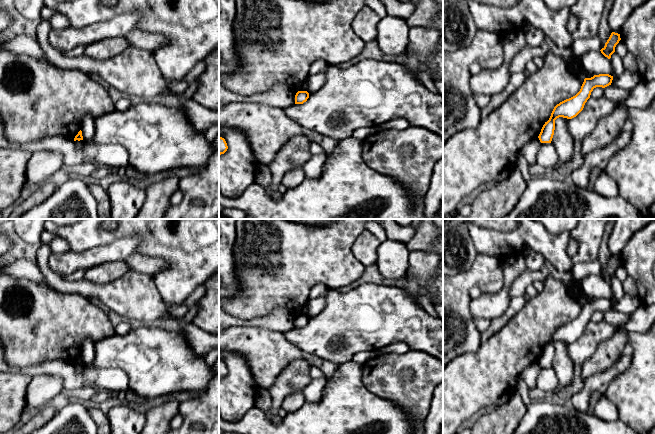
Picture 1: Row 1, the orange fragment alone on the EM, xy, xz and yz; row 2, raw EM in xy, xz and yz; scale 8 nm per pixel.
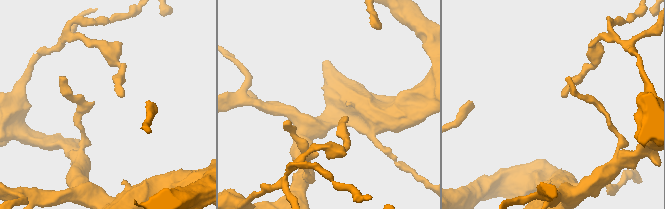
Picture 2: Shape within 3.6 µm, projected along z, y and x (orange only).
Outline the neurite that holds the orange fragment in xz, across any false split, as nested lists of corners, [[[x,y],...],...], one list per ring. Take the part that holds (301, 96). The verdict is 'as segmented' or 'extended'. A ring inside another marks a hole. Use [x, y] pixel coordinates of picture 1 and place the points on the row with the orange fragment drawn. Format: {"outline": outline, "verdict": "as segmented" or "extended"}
{"outline": [[[298,91],[295,95],[295,104],[303,104],[309,98],[307,91]]], "verdict": "as segmented"}

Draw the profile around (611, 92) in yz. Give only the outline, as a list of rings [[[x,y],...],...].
[[[609,85],[604,88],[604,97],[610,101],[618,102],[626,99],[631,90],[618,88],[614,85]]]

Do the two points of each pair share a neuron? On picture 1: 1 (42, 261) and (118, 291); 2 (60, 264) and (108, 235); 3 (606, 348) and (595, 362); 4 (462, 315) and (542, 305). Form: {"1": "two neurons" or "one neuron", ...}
{"1": "one neuron", "2": "two neurons", "3": "one neuron", "4": "two neurons"}

